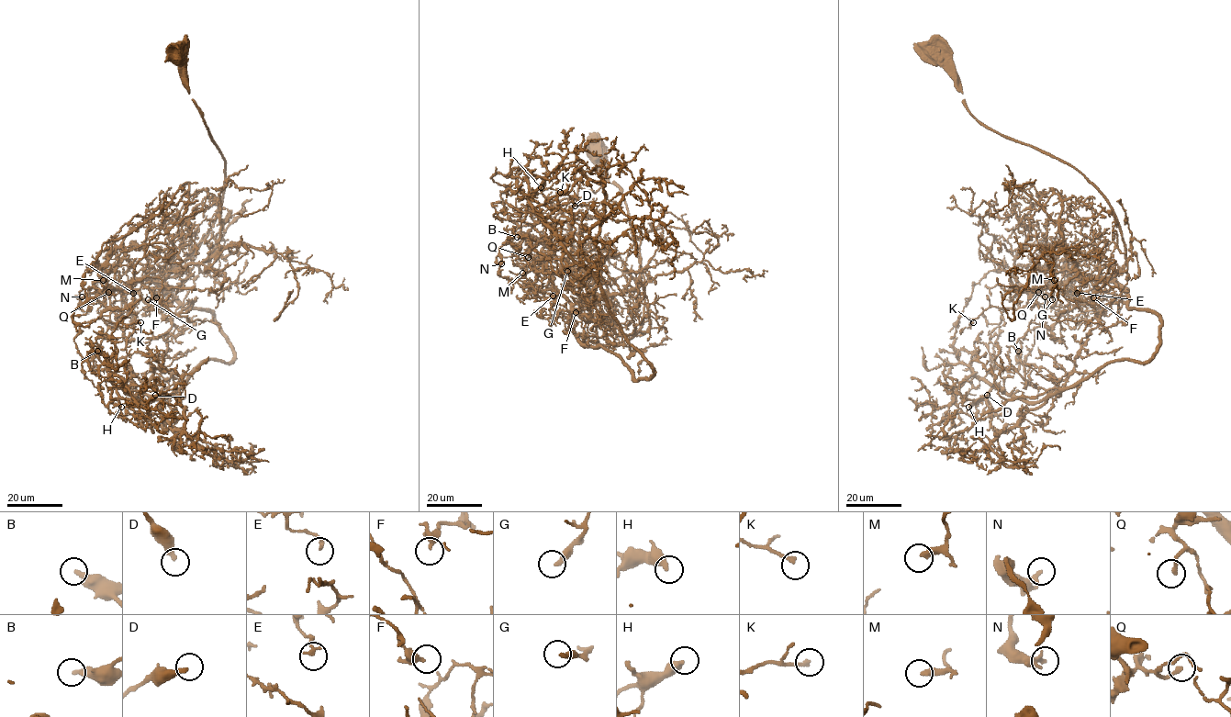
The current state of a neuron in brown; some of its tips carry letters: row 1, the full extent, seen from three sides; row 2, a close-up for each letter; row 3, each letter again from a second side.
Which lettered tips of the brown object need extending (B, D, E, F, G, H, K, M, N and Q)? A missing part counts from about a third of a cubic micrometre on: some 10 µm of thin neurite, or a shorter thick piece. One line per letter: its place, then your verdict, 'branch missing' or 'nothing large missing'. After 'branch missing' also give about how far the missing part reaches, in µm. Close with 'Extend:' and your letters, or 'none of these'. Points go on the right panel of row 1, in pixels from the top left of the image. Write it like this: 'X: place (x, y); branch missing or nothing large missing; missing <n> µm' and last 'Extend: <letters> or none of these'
B: place (1018, 351); nothing large missing
D: place (987, 395); nothing large missing
E: place (1077, 293); nothing large missing
F: place (1093, 297); nothing large missing
G: place (1052, 299); nothing large missing
H: place (968, 407); nothing large missing
K: place (973, 322); nothing large missing
M: place (1054, 280); nothing large missing
N: place (1045, 296); nothing large missing
Q: place (1038, 292); nothing large missing
Extend: none of these

